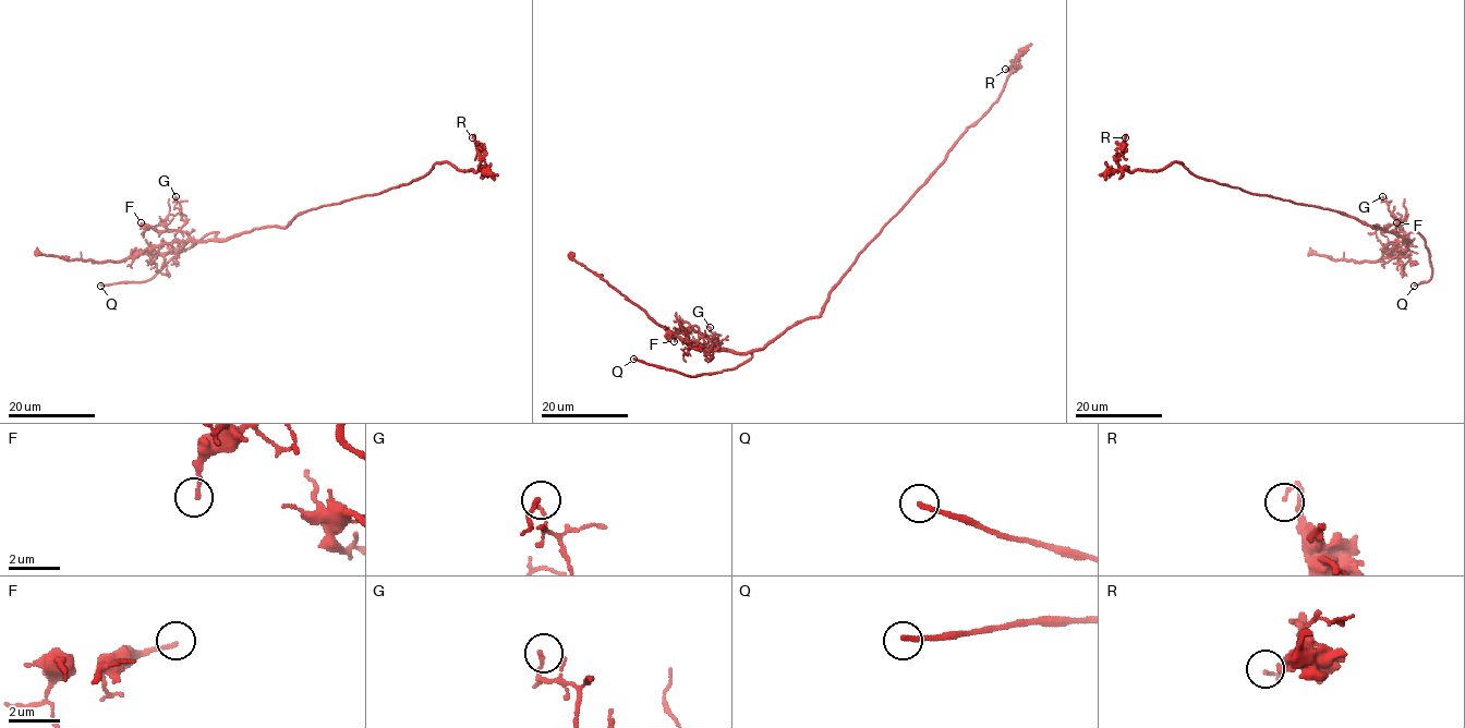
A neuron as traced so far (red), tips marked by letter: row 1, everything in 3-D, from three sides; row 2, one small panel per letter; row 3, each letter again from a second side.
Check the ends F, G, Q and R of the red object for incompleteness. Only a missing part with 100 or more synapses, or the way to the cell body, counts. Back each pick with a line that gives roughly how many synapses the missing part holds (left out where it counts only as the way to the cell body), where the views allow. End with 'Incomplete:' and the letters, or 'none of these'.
Incomplete: Q

